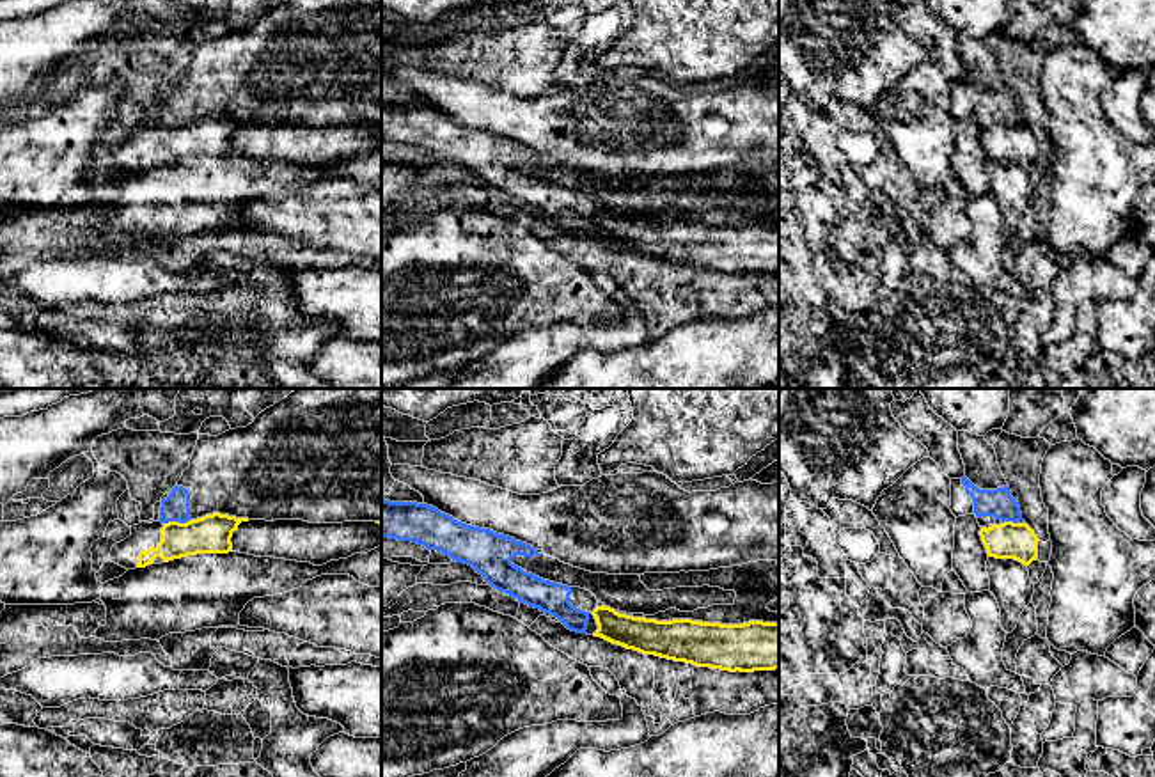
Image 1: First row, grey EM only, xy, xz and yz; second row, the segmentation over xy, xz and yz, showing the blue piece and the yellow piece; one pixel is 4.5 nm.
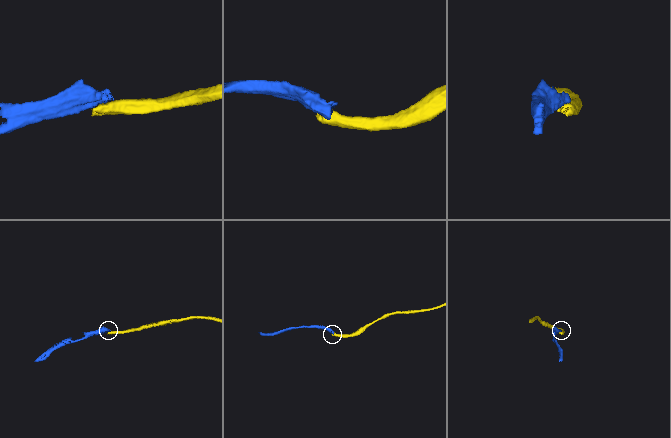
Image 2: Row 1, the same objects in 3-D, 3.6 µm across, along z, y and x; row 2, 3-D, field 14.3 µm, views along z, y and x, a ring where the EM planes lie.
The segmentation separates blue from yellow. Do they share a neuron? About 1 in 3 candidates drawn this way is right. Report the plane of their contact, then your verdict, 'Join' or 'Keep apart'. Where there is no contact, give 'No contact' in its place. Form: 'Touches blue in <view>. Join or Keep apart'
Touches blue in xy. Keep apart

